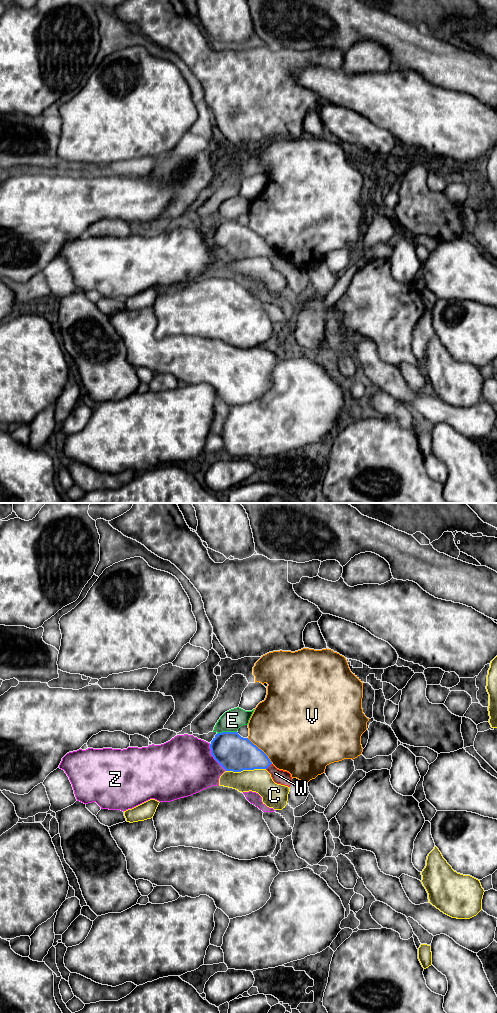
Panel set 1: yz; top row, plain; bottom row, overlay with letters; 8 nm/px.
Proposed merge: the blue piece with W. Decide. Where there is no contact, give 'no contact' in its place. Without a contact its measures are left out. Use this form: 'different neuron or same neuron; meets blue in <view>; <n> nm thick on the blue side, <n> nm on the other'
same neuron; meets blue in yz; 260 nm thick on the blue side, 110 nm on the other

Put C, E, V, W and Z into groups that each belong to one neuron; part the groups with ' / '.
C / E / V / W / Z

